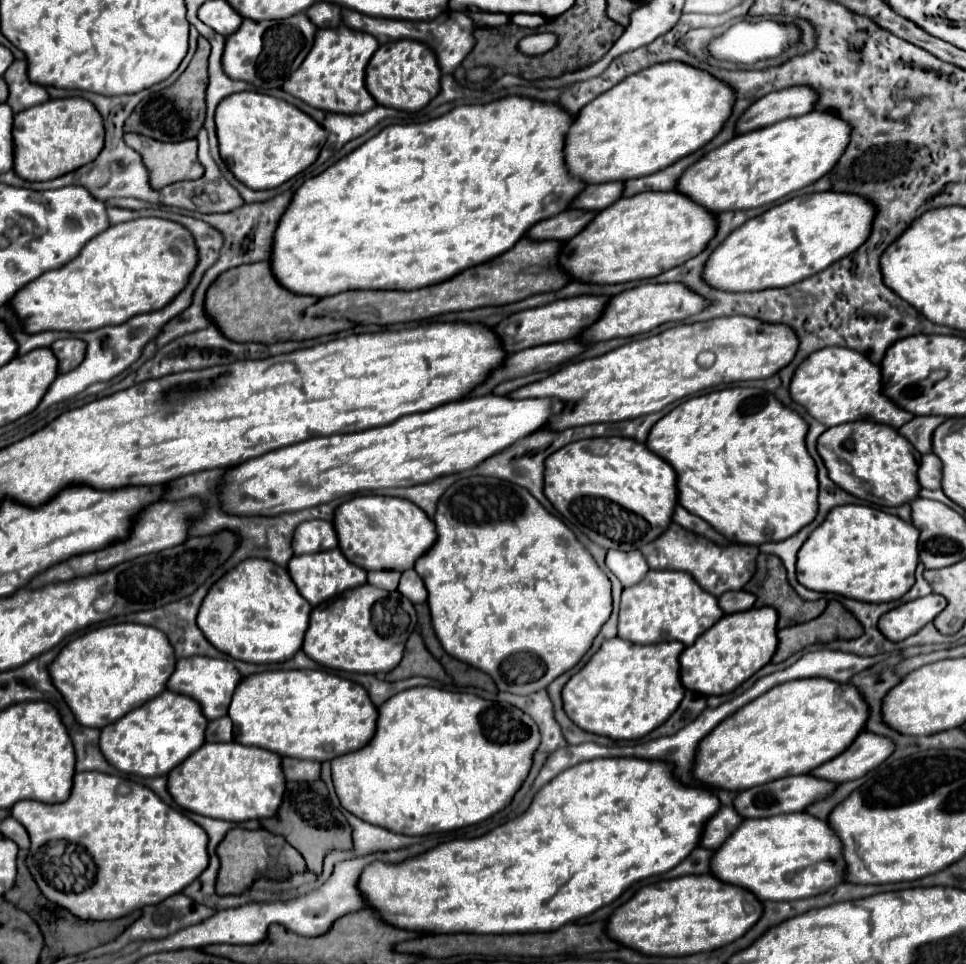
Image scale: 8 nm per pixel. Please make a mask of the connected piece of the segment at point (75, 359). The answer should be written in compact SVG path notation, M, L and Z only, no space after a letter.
M66 338L66 340L56 340L52 346L52 352L56 354L60 362L60 372L66 374L74 370L78 364L82 364L86 356L86 342L80 338Z

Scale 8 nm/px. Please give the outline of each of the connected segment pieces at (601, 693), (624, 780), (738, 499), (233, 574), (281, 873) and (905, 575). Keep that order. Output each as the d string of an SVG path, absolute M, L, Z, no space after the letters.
M622 638L606 640L600 646L600 652L596 652L590 662L576 672L568 684L562 690L564 698L564 712L570 720L574 720L576 726L580 726L586 732L602 734L614 740L636 740L664 724L680 706L684 698L684 686L680 682L680 664L678 656L682 654L684 644L682 642L660 642L660 644L634 644Z
M598 758L598 760L588 760L582 764L576 764L574 768L568 768L566 772L558 774L552 782L548 782L532 800L530 808L516 820L492 830L490 834L476 838L476 840L452 840L446 844L440 844L416 858L410 858L402 864L380 864L374 862L370 864L358 882L360 892L366 896L372 908L376 908L382 918L398 928L404 930L416 930L416 932L430 932L430 934L450 934L450 932L474 932L474 934L524 934L524 932L550 932L556 930L564 924L576 922L578 918L584 918L602 906L612 904L624 890L628 890L632 884L664 874L678 866L694 848L700 846L702 830L706 822L718 812L720 800L714 796L710 790L696 788L696 786L686 786L680 780L674 780L670 776L670 768L666 764L650 764L650 760L642 758Z
M724 388L690 398L658 420L646 446L672 464L678 474L678 502L690 514L706 520L728 542L764 544L780 542L806 524L818 512L818 470L806 450L808 424L782 406L772 392L760 388Z
M264 558L240 562L206 594L198 612L198 628L208 642L234 660L270 664L290 660L304 642L312 606L300 596L286 568Z
M232 828L226 838L218 846L220 856L220 872L216 882L216 892L220 896L236 896L246 892L254 880L268 878L274 882L290 880L294 874L306 872L306 862L296 848L292 848L282 836L274 836L264 828L246 830L246 828Z
M846 504L846 506L838 506L834 510L830 510L830 514L826 516L824 524L818 526L810 538L804 542L804 546L800 548L798 552L798 582L804 584L806 588L810 590L818 590L818 592L832 592L832 594L842 594L846 598L854 598L854 600L862 600L862 602L892 602L892 600L898 600L902 598L912 586L914 586L914 570L918 566L918 528L914 528L914 524L908 524L904 522L902 518L898 516L892 516L892 514L886 514L882 510L876 510L872 506L864 506L864 504Z

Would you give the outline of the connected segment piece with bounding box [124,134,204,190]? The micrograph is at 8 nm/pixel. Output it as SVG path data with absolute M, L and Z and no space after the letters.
M126 134L124 142L142 154L144 164L150 170L150 184L154 190L180 180L196 180L204 174L204 168L196 158L198 140L156 142L146 136Z

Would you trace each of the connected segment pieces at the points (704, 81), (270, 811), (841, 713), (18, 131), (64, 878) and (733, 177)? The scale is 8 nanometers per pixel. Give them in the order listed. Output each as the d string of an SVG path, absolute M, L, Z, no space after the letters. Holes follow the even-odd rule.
M666 62L654 64L628 76L620 84L616 84L610 92L598 96L582 108L582 112L574 118L566 134L566 166L572 176L582 178L586 184L600 184L620 180L626 182L630 178L650 176L650 172L658 172L658 168L666 168L706 146L726 124L730 118L730 104L734 104L734 96L730 96L730 88L722 84L710 72L690 66L686 62Z
M206 742L198 752L190 754L178 768L168 774L168 792L184 810L228 820L246 822L262 820L278 814L282 796L286 792L286 778L282 776L282 758L256 746L238 742L212 744Z
M800 678L778 684L720 722L698 746L694 776L710 786L742 792L766 780L808 774L844 752L866 724L866 704L850 684Z
M84 98L48 100L14 116L14 172L32 182L52 180L92 162L104 146L100 112Z
M78 772L74 776L74 788L72 788L72 796L66 800L66 802L60 802L60 804L44 804L44 802L38 802L38 800L20 800L18 804L12 806L12 816L28 830L30 834L30 852L28 852L28 868L36 880L36 884L40 886L42 894L56 902L58 906L70 910L74 916L78 918L84 918L84 920L116 920L116 918L122 918L122 916L128 916L132 914L134 910L140 910L144 906L150 906L150 904L160 904L162 900L166 900L168 896L172 894L178 894L182 892L186 886L190 886L198 874L202 874L202 868L206 868L208 864L208 836L206 832L202 832L202 828L192 822L190 818L186 818L182 812L170 808L168 804L164 804L150 788L146 786L140 786L136 782L128 782L128 780L122 780L122 778L116 778L116 776L110 776L110 774L102 774L102 772ZM120 786L128 786L126 792L120 792Z
M814 110L798 118L786 118L772 126L734 136L730 142L692 164L682 174L676 190L716 214L758 208L826 176L834 164L838 164L842 152L846 152L846 144L850 144L850 124L840 116L834 116L834 112Z

